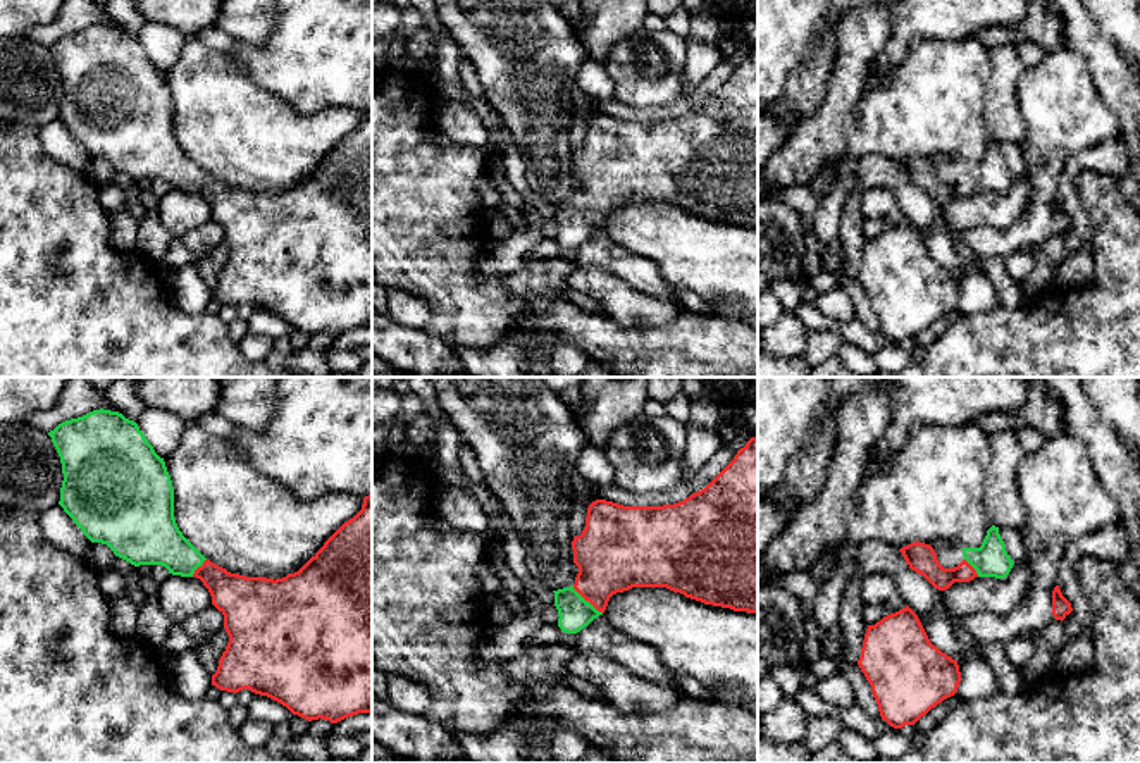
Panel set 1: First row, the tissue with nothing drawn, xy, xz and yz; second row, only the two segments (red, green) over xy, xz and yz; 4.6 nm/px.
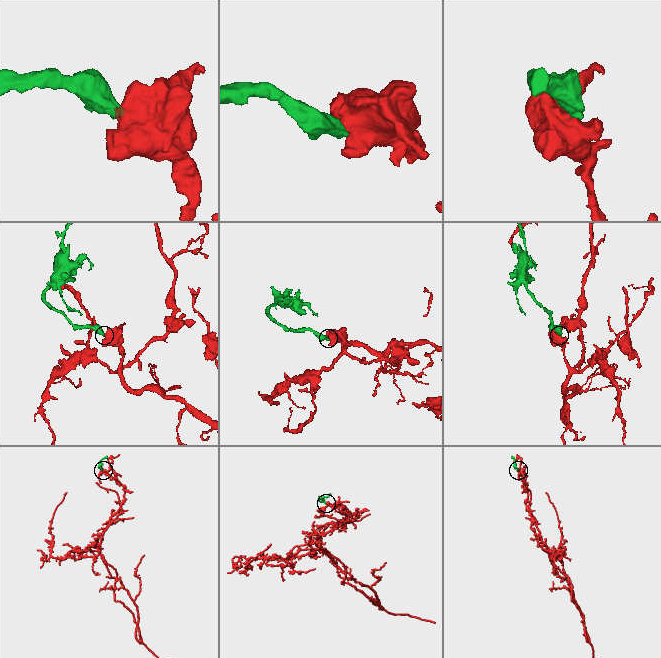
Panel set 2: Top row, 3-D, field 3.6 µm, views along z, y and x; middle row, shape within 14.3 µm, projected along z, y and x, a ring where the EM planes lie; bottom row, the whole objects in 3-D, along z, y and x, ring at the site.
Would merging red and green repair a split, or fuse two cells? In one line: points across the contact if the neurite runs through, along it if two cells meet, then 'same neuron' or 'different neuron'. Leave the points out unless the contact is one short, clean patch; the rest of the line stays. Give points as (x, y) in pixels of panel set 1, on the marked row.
runs through xz (613, 553), (588, 600), (574, 612); same neuron

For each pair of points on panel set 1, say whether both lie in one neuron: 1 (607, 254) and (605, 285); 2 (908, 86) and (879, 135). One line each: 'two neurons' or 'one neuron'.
1: two neurons
2: one neuron

